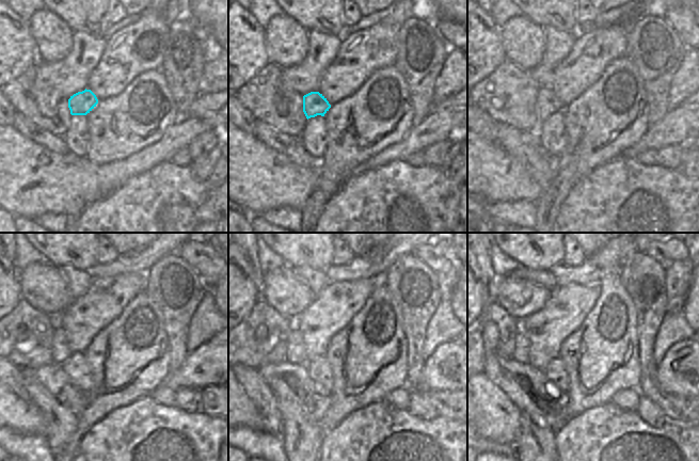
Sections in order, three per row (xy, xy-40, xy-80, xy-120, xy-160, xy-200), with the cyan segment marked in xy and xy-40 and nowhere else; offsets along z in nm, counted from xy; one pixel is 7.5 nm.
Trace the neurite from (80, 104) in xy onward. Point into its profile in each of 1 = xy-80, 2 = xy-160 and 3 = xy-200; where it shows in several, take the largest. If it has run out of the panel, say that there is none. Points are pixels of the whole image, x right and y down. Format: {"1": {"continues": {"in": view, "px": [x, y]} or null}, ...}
{"1": {"continues": {"in": "xy-80", "px": [546, 104]}}, "2": {"continues": {"in": "xy-160", "px": [295, 349]}}, "3": {"continues": {"in": "xy-200", "px": [521, 354]}}}

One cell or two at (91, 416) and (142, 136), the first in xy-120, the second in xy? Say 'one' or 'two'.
one

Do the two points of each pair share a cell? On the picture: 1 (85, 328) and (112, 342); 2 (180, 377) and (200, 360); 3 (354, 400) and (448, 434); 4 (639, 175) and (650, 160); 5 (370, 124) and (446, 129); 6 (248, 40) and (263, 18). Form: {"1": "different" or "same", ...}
{"1": "different", "2": "same", "3": "different", "4": "different", "5": "different", "6": "different"}

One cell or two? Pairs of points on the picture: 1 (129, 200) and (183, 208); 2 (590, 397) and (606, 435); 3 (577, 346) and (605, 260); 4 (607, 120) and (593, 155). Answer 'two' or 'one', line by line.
1: one
2: two
3: one
4: one

